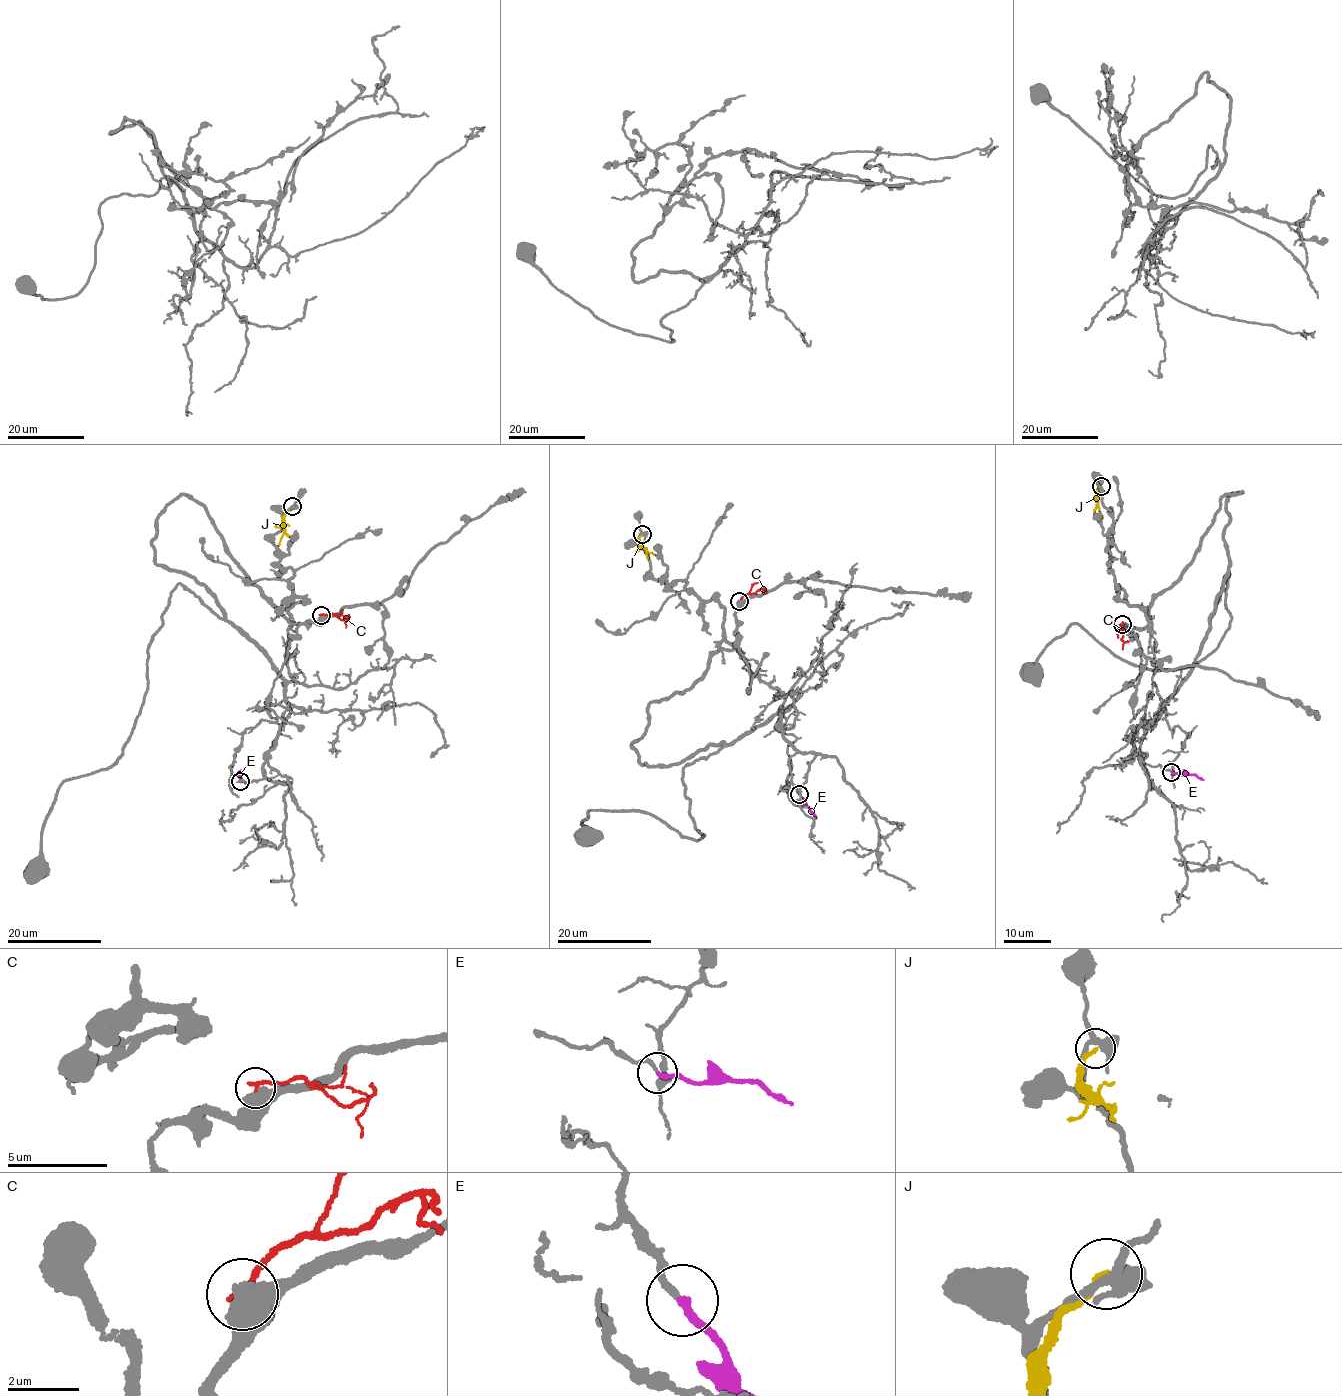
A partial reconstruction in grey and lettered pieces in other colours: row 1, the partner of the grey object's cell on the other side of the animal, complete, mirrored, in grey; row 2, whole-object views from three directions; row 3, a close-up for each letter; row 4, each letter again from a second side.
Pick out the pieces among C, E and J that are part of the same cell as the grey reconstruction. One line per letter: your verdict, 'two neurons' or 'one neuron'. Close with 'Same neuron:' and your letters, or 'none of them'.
C: two neurons
E: one neuron
J: two neurons
Same neuron: E

